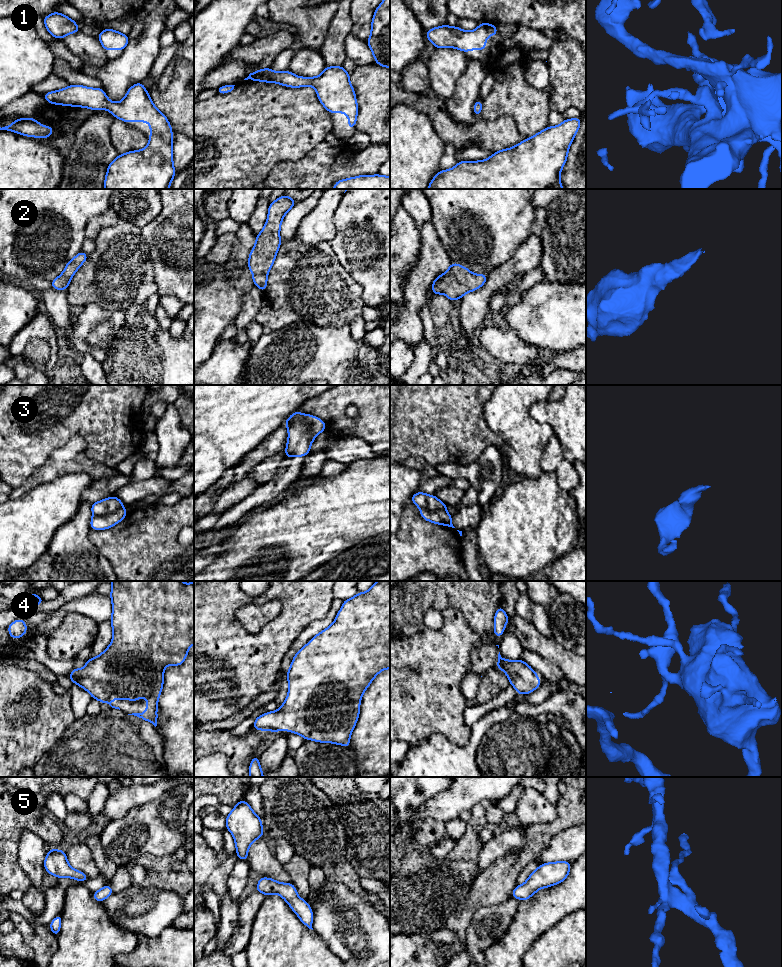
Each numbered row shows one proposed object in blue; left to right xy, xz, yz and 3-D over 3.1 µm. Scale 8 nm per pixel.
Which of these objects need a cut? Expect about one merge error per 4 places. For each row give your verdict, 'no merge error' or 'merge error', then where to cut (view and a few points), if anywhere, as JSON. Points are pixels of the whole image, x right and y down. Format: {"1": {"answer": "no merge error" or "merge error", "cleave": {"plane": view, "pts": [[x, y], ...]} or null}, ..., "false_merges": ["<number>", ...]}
{"1": {"answer": "no merge error", "cleave": null}, "2": {"answer": "no merge error", "cleave": null}, "3": {"answer": "merge error", "cleave": {"plane": "xz", "pts": [[287, 426], [301, 419], [307, 424], [312, 441]]}}, "4": {"answer": "no merge error", "cleave": null}, "5": {"answer": "no merge error", "cleave": null}, "false_merges": ["3"]}

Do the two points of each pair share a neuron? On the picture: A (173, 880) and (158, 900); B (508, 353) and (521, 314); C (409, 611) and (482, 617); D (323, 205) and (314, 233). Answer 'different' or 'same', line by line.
A: different
B: different
C: same
D: same

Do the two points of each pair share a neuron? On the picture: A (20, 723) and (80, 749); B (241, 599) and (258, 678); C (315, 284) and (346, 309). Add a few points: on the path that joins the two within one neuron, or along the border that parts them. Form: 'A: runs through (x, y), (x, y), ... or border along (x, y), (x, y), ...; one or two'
A: border along (73, 722), (41, 756); two
B: runs through (231, 619), (231, 651), (238, 658); one
C: runs through (323, 286), (338, 301); one

